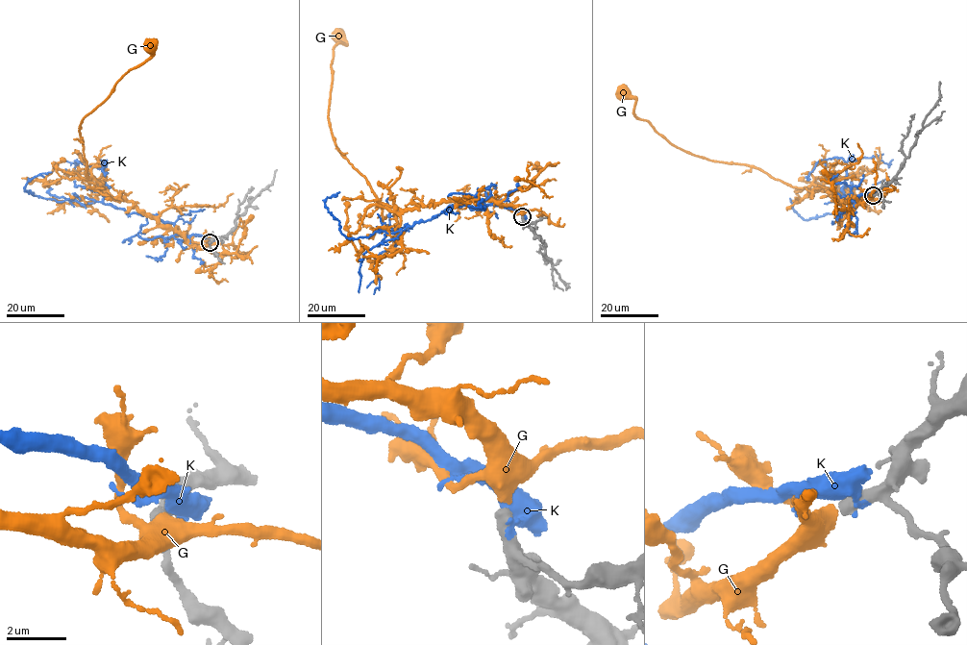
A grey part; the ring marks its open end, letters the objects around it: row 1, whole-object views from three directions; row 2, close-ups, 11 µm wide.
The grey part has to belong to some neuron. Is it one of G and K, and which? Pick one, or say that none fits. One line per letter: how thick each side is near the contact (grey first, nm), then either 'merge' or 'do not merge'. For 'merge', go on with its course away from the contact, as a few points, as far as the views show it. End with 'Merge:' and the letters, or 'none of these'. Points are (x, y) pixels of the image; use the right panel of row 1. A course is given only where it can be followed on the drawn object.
G: 440/550 nm | merge | via (873, 195), (852, 206), (826, 188), (789, 186), (747, 165), (686, 153), (637, 118), (635, 100), (624, 92)
K: 400/400 nm | do not merge
Merge: G

